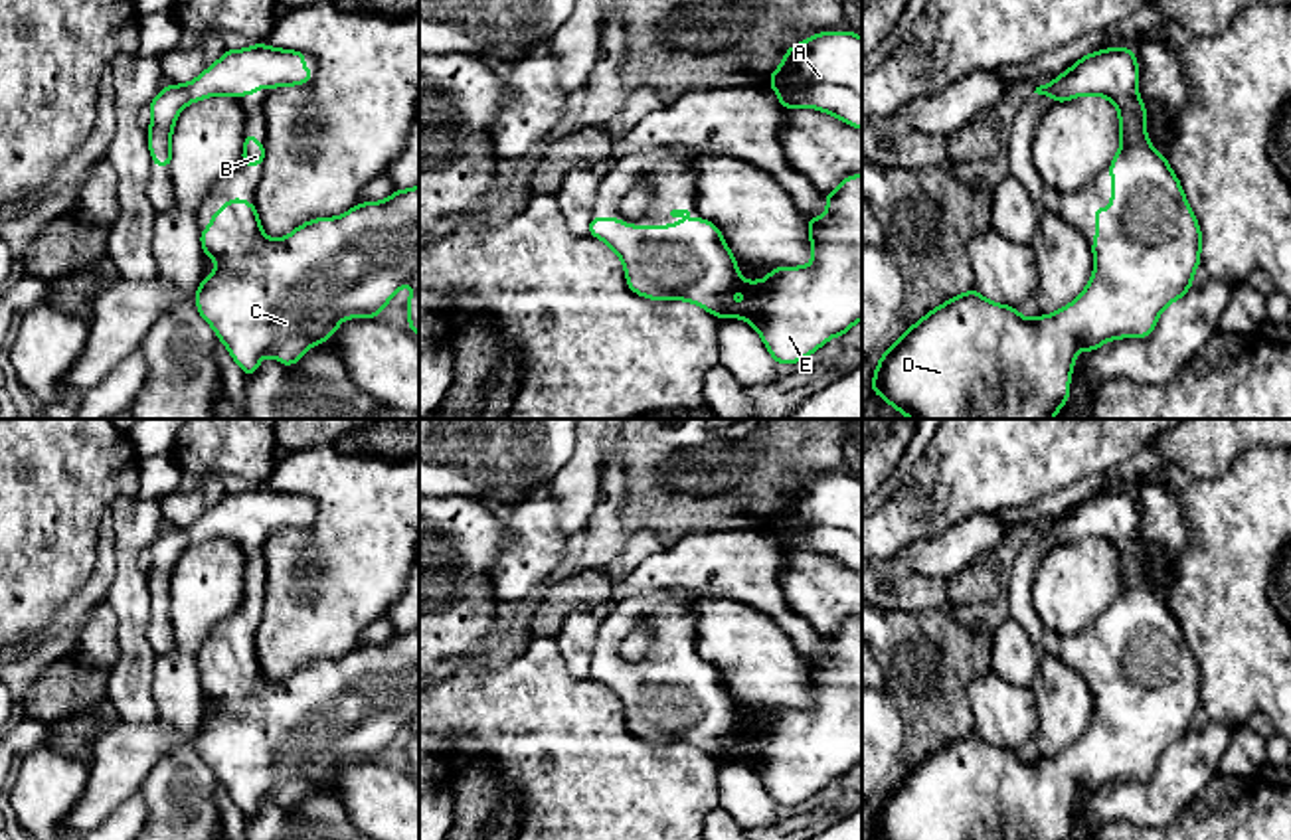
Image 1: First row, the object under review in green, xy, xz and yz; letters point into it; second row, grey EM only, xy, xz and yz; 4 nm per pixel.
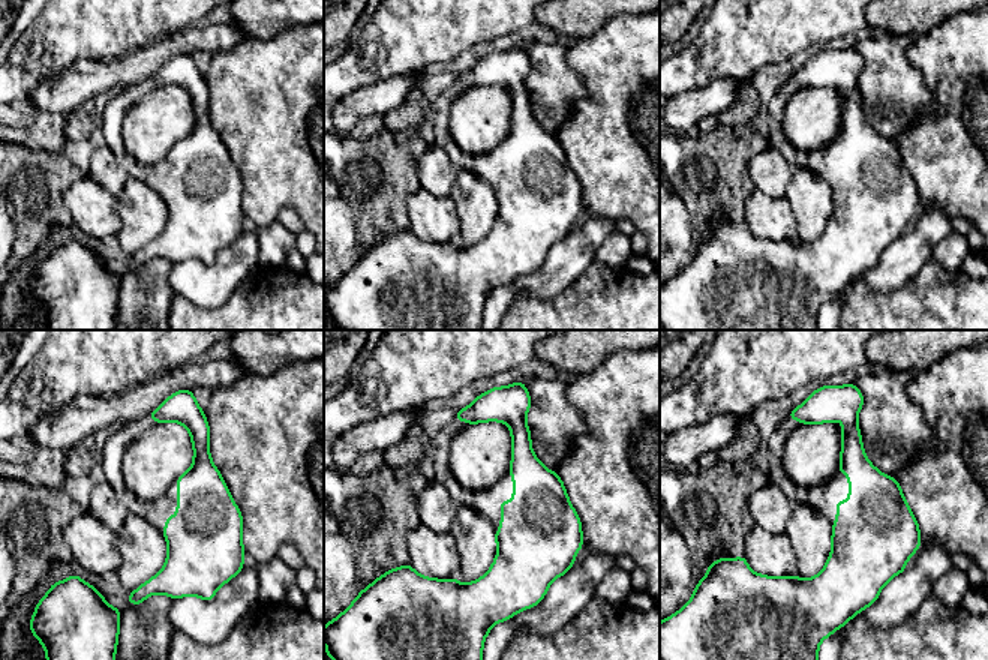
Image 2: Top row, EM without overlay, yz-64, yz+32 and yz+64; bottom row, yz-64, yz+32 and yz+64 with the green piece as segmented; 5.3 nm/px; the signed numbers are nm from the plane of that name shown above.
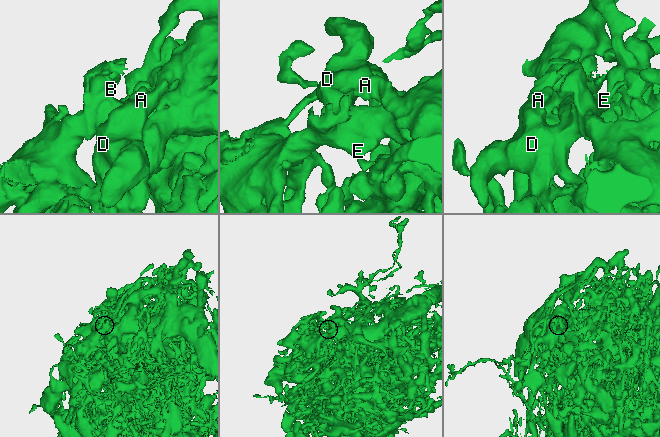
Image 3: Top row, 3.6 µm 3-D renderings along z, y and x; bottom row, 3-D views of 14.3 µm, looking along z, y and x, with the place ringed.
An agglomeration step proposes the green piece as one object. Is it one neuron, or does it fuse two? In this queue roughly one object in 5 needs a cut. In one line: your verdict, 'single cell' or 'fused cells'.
single cell

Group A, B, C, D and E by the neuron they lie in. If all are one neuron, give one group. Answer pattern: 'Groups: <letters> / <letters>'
Groups: A B C D E

